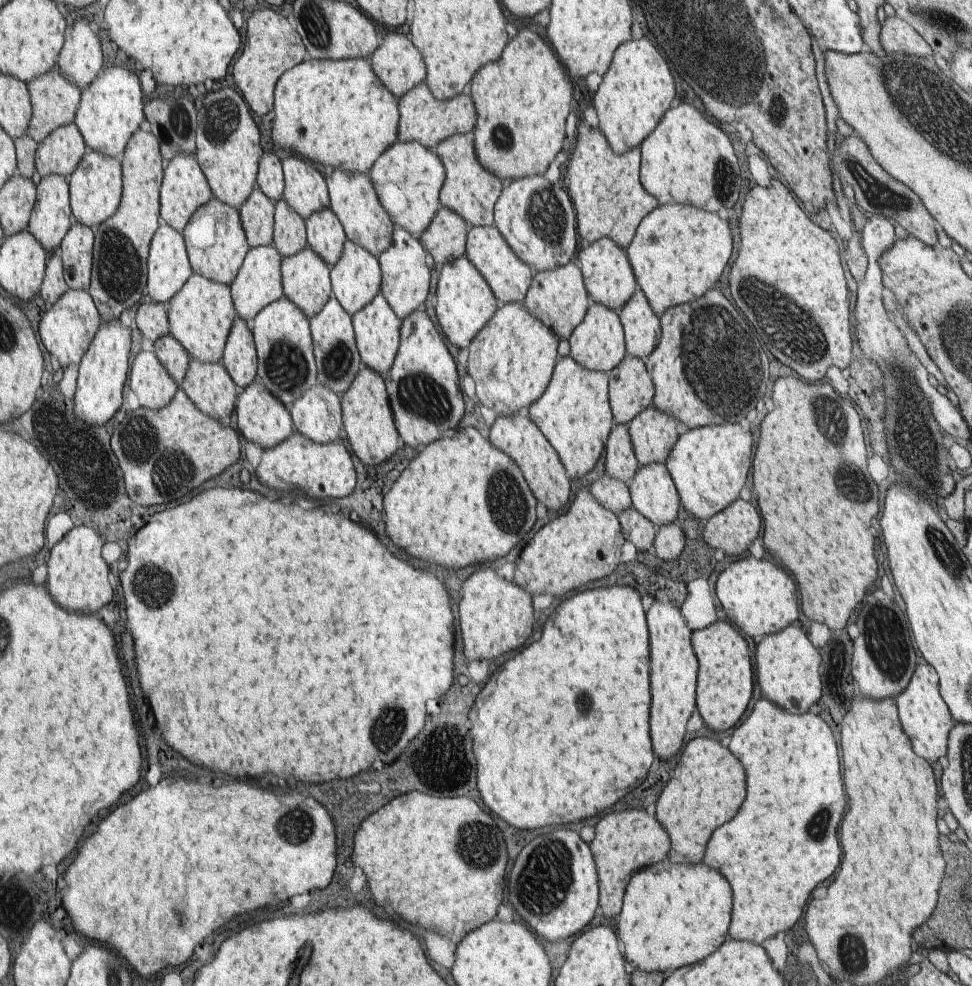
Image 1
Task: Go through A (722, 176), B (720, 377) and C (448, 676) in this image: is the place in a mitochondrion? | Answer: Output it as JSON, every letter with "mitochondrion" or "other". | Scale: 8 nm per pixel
{"A":"mitochondrion","B":"mitochondrion","C":"other"}

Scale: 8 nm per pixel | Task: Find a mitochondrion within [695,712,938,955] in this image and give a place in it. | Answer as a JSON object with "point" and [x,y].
{"point":[816,828]}

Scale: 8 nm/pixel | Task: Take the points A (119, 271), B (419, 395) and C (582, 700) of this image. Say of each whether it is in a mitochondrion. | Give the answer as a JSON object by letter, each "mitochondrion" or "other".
{"A":"mitochondrion","B":"mitochondrion","C":"mitochondrion"}

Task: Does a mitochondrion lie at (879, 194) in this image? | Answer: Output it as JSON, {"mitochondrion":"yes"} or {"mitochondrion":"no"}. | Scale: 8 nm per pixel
{"mitochondrion":"yes"}

